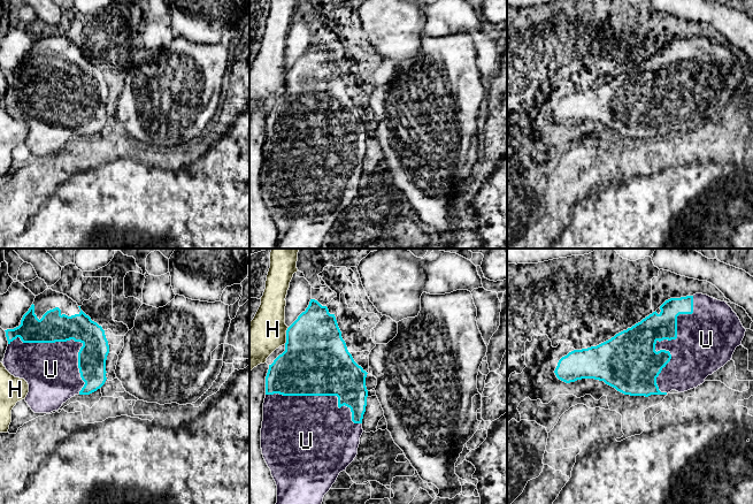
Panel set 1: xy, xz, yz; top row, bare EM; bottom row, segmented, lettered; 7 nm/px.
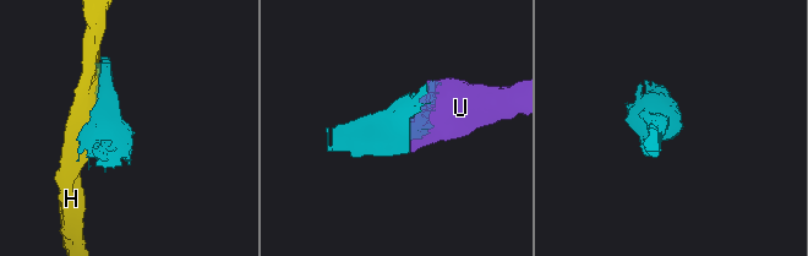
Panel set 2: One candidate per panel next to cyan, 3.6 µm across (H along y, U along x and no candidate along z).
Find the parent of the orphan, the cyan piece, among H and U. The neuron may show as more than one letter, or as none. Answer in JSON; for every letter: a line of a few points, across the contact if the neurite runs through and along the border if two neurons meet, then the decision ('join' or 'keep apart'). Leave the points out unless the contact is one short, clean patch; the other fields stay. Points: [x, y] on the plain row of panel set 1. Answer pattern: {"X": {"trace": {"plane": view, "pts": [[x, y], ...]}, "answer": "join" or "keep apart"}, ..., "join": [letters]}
{"H": {"answer": "keep apart"}, "U": {"answer": "join"}, "join": ["U"]}

